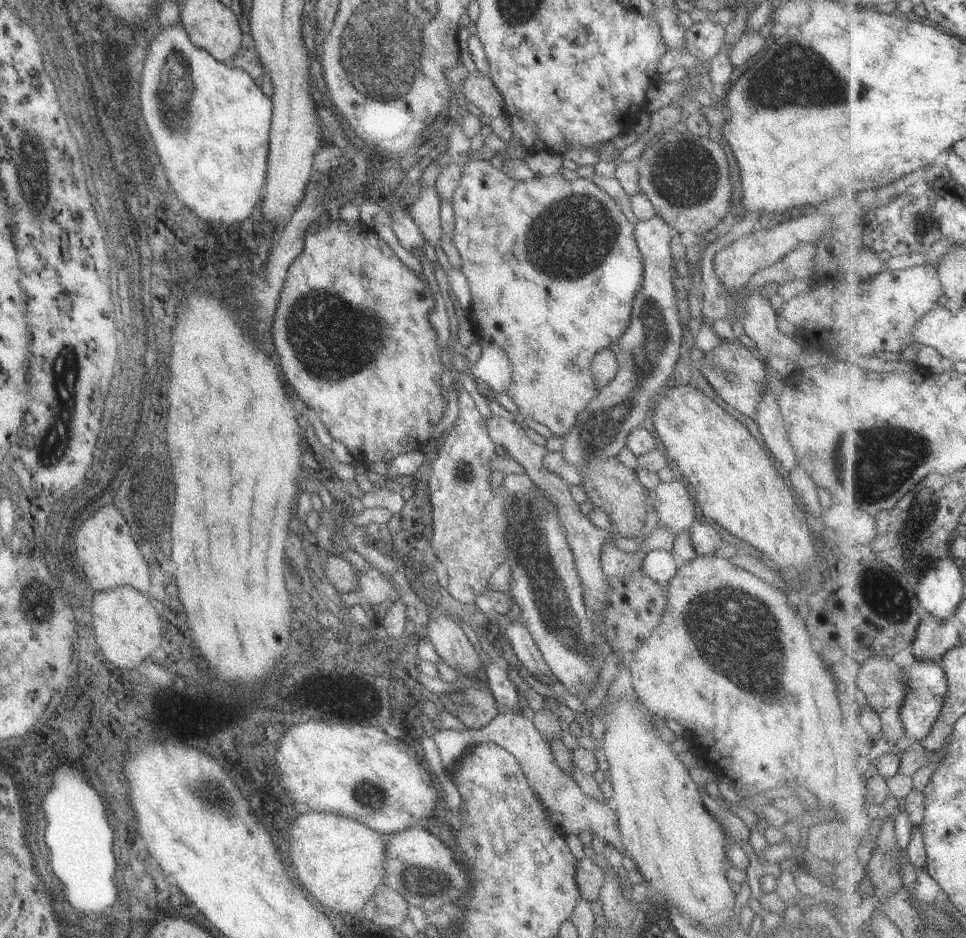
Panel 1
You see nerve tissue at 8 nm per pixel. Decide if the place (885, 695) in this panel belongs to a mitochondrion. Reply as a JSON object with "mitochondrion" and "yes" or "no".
{"mitochondrion":"no"}

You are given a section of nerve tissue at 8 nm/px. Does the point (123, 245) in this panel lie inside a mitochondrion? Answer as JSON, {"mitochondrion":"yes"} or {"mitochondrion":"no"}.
{"mitochondrion":"yes"}

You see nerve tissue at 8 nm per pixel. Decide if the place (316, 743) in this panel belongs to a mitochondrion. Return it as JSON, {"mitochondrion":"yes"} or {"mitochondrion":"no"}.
{"mitochondrion":"no"}

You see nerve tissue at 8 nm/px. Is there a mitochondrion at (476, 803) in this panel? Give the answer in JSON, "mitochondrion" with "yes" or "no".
{"mitochondrion":"no"}

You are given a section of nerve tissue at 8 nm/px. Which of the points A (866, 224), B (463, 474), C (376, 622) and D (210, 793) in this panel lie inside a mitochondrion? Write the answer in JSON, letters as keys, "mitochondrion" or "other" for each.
{"A":"other","B":"other","C":"other","D":"mitochondrion"}

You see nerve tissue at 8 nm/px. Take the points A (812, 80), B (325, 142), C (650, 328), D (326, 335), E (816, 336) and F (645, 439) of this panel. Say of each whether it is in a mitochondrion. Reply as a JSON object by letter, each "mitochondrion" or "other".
{"A":"mitochondrion","B":"other","C":"mitochondrion","D":"mitochondrion","E":"other","F":"other"}

